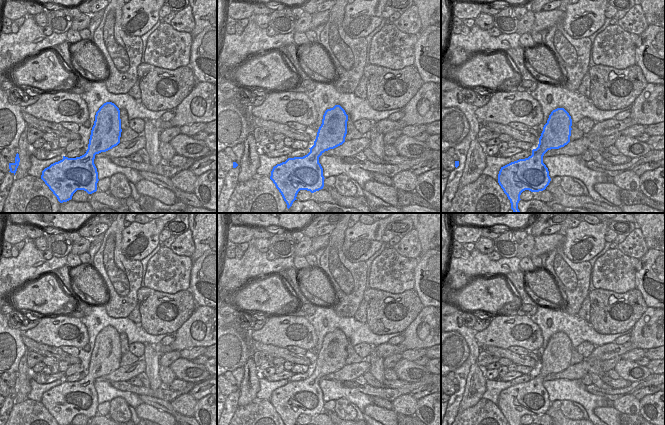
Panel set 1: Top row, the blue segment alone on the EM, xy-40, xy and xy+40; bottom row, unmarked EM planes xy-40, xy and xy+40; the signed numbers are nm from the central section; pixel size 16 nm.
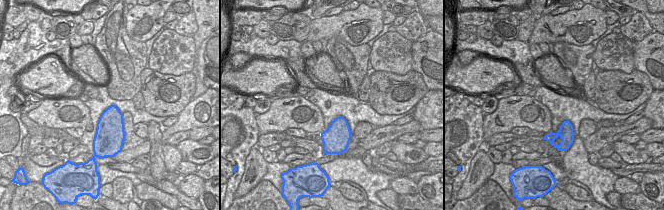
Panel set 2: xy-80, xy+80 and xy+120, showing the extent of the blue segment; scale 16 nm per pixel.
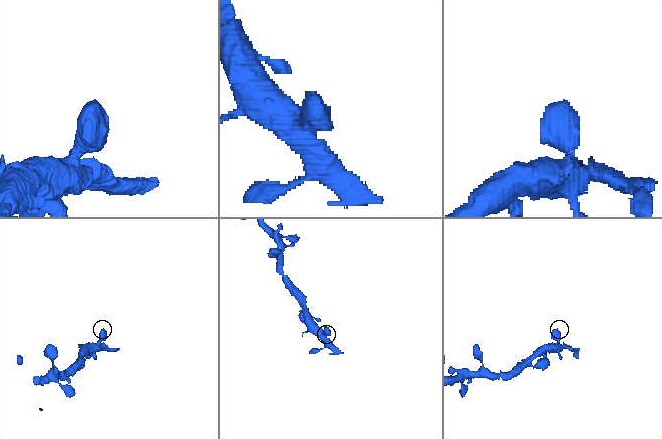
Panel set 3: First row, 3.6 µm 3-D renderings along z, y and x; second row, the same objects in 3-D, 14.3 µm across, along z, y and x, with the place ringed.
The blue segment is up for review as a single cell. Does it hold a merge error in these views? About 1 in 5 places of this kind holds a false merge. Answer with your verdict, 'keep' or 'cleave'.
keep

